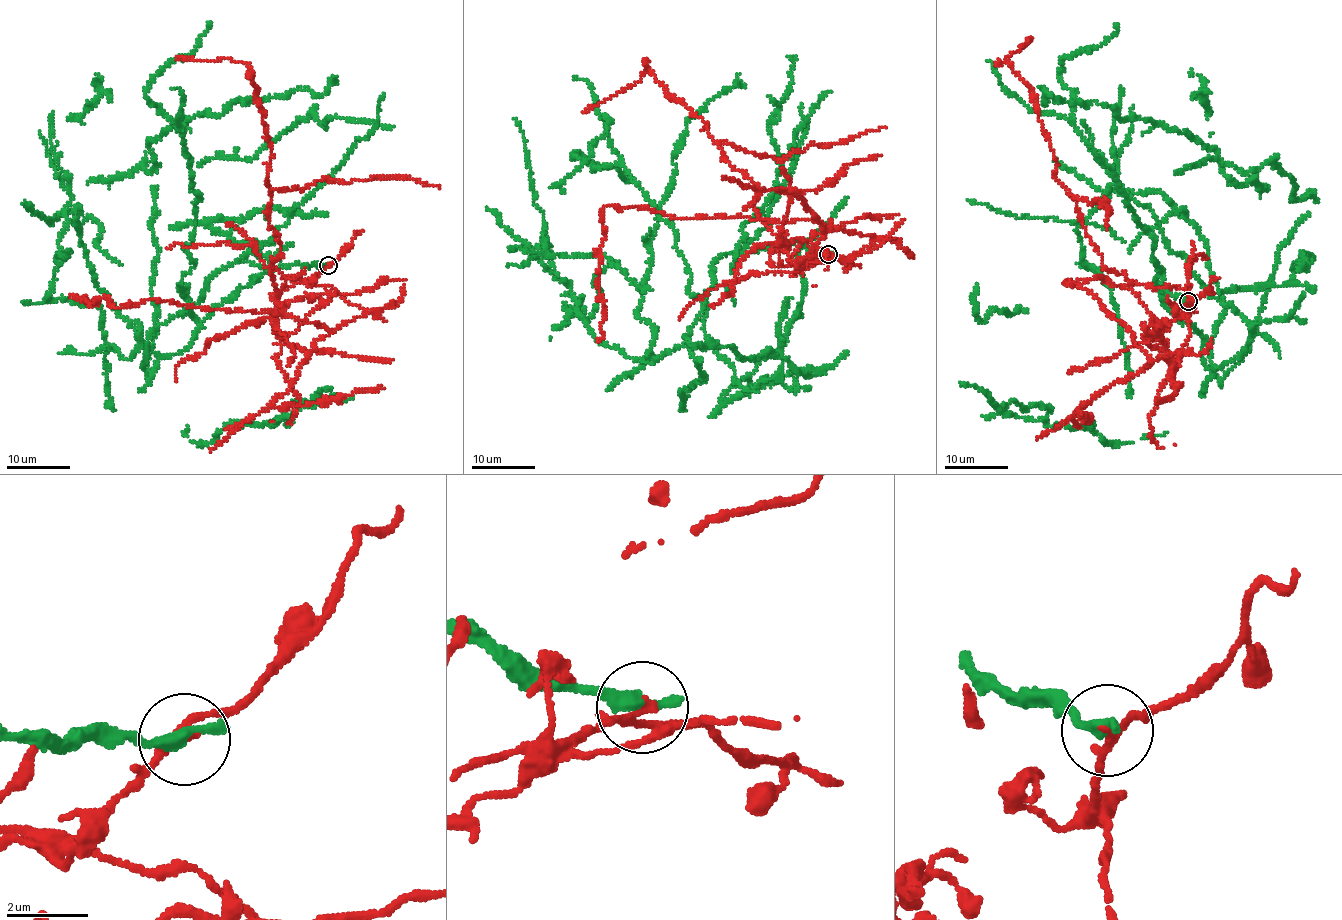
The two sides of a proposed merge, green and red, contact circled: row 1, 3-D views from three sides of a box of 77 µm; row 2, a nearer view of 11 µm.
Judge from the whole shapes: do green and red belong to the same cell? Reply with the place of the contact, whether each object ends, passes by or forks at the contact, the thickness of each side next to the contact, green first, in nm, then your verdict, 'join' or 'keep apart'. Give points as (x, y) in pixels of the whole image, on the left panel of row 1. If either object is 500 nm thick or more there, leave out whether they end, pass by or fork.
place (328, 265); green ends; red passes by; calibres 420 and 170 nm; keep apart

